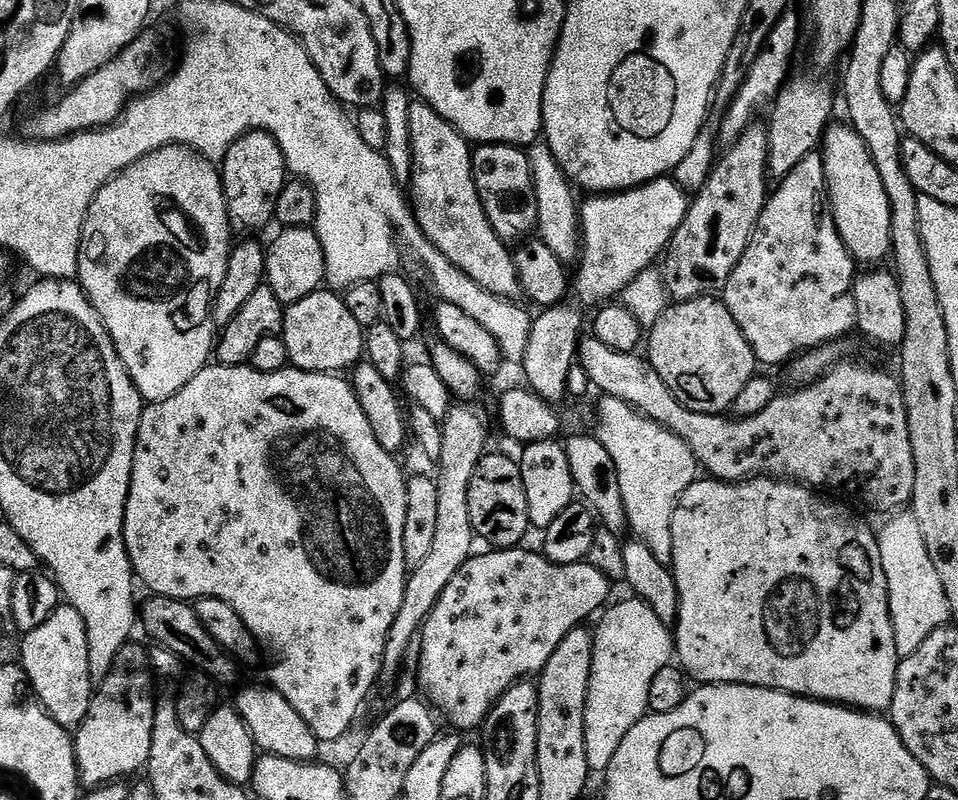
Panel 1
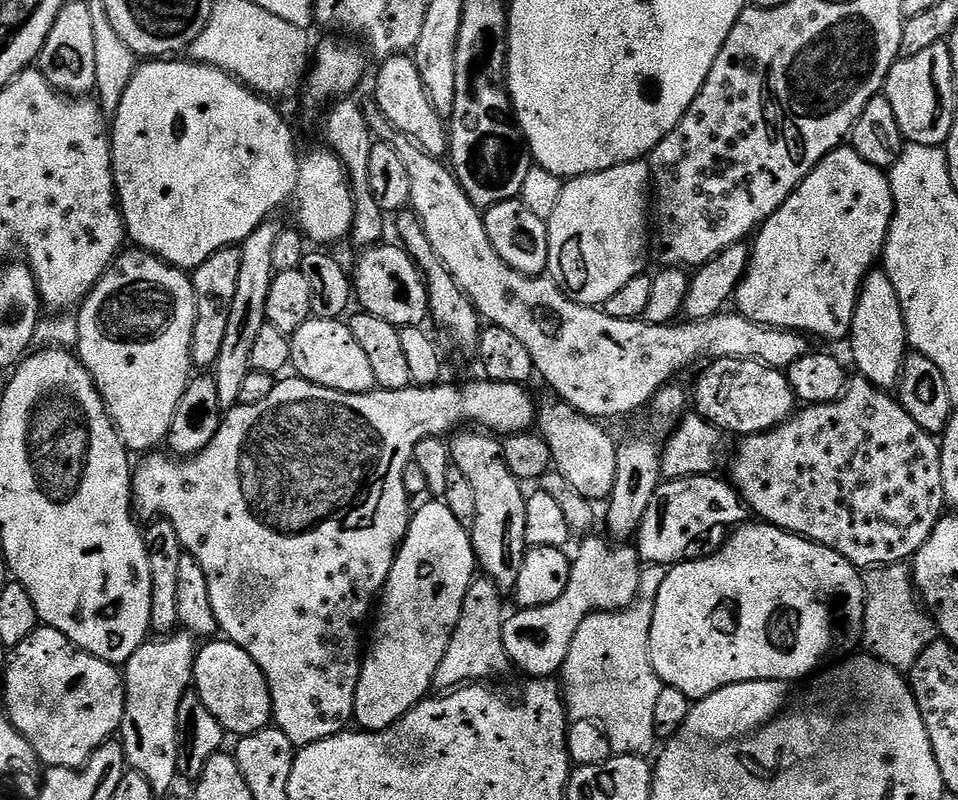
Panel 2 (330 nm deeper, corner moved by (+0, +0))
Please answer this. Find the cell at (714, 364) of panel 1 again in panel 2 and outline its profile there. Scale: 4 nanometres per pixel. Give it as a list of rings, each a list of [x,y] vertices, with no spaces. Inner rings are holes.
[[[716,358],[709,364],[712,365],[696,380],[694,412],[710,421],[721,432],[737,432],[737,437],[740,438],[769,432],[797,411],[796,395],[788,384],[787,375],[781,369],[771,368],[757,360],[738,358]]]

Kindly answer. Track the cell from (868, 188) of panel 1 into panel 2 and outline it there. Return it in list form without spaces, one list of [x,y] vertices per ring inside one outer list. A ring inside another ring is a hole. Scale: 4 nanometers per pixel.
[[[873,270],[862,282],[860,297],[854,310],[850,341],[855,371],[865,376],[876,388],[892,390],[900,383],[900,370],[909,351],[906,322],[902,318],[902,306],[898,302],[898,290],[883,270]]]

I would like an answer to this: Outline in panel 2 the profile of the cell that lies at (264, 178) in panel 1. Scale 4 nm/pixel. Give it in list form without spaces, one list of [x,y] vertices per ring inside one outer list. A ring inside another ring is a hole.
[[[233,246],[218,250],[191,273],[196,295],[196,321],[190,342],[190,354],[197,369],[208,370],[218,362],[222,342],[226,339],[226,326],[230,323],[230,306],[234,306],[234,294],[238,287],[238,273],[241,266],[242,254],[239,247]]]

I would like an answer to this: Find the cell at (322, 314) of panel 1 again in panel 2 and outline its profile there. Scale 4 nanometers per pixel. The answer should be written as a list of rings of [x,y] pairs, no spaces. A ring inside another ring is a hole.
[[[343,319],[307,320],[302,326],[298,326],[298,330],[292,333],[290,339],[291,367],[296,368],[295,375],[299,379],[350,394],[370,392],[377,387],[374,370],[370,370],[370,358],[366,358],[362,346],[358,346],[358,338],[354,338],[354,334]]]

